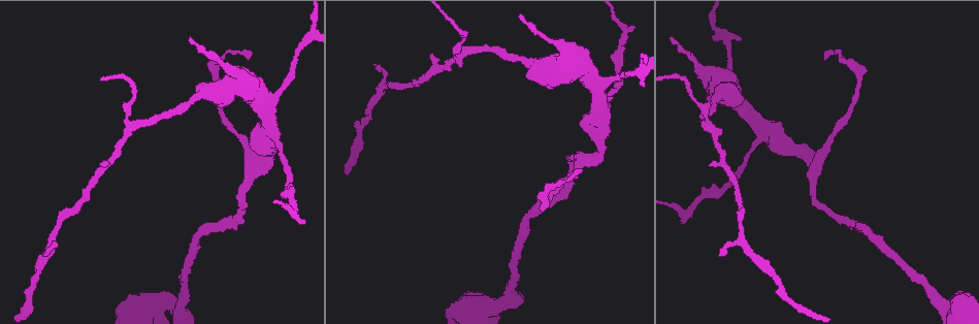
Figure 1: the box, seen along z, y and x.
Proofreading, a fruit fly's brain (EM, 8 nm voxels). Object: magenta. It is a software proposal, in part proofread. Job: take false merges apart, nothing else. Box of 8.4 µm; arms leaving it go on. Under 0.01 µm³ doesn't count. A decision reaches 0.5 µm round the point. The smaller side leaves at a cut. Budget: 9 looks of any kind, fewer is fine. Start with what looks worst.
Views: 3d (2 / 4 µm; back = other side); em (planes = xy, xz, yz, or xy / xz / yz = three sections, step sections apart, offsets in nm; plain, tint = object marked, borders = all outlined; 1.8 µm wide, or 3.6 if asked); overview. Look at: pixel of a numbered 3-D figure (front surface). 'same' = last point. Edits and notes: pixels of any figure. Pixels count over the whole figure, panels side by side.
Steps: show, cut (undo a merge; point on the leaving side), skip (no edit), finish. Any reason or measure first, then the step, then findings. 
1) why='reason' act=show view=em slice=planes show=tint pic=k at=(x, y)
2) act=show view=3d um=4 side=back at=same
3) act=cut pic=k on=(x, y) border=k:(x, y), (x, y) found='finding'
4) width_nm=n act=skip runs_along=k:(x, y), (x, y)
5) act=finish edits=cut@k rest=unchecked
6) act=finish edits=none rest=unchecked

why='three-way junction' act=show view=3d um=4 side=back pic=1 at=(134, 126)

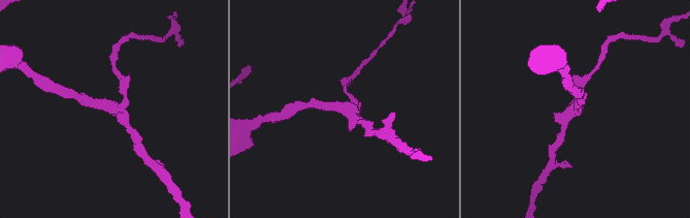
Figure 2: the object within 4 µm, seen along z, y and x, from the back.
arms=3 why='need the tissue' act=show view=em slice=planes show=tint pic=2 at=(344, 107)

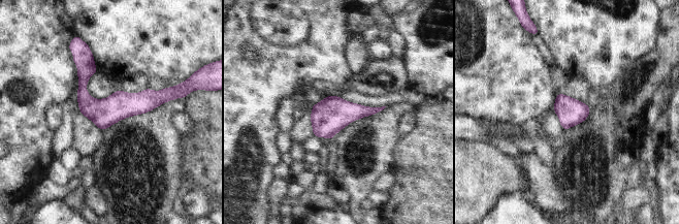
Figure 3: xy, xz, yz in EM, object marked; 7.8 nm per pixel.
act=skip runs_along=3:(75, 59), (93, 104), (167, 96) found='continuous, no second neuron'

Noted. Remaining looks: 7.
why='sharp bend' act=show view=em slice=planes show=tint pic=1 at=(623, 32)

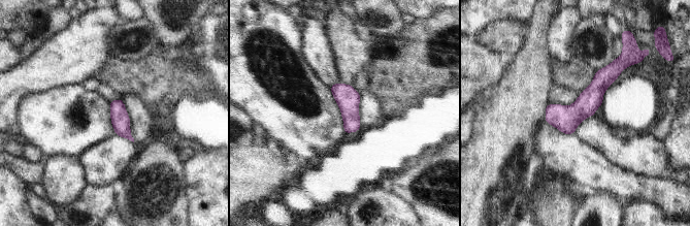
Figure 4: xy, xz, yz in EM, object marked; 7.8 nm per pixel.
width_nm=140 act=skip runs_along=4:(615, 67), (569, 117), (548, 120) found='one neuron here'

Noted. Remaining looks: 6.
why='abrupt turn' act=show view=em um=3.6 slice=xz step=4 show=plain pic=1 at=(254, 172)

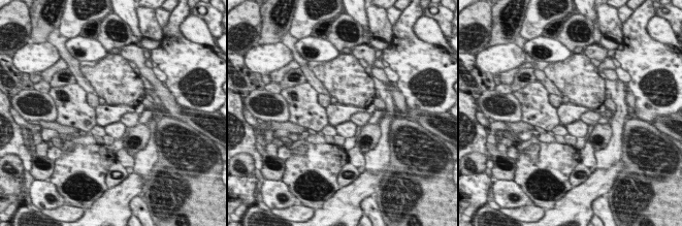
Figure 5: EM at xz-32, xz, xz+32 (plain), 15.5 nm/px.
act=show view=em um=3.6 slice=xz step=4 show=tint at=same

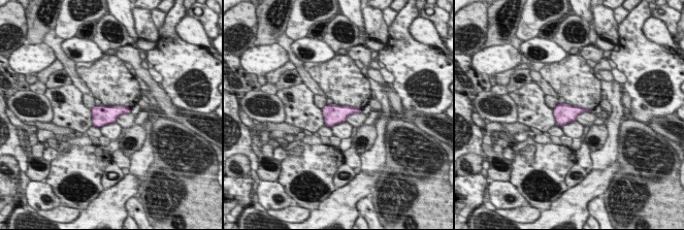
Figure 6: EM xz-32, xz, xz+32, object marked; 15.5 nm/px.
act=skip found='continuous, no second neuron'

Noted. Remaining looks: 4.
why='calibre changes' act=show view=em slice=xy step=4 show=tint pic=1 at=(226, 68)

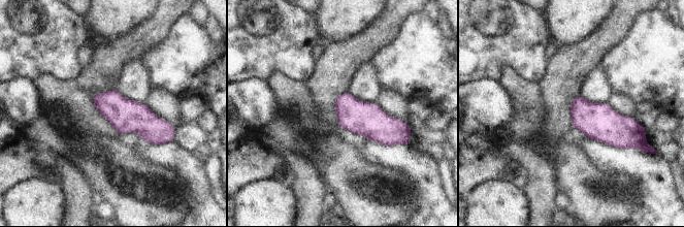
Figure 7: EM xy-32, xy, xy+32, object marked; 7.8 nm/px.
act=show view=em slice=planes show=tint at=same

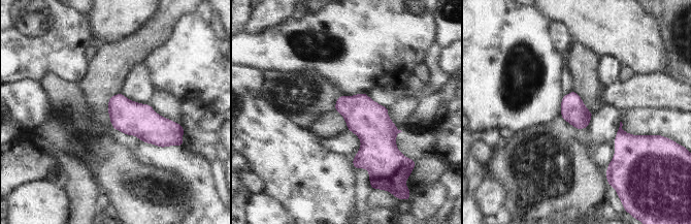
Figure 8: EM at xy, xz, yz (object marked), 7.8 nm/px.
act=skip found='all the same neuron'

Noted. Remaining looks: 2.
act=finish edits=none rest=unchecked

